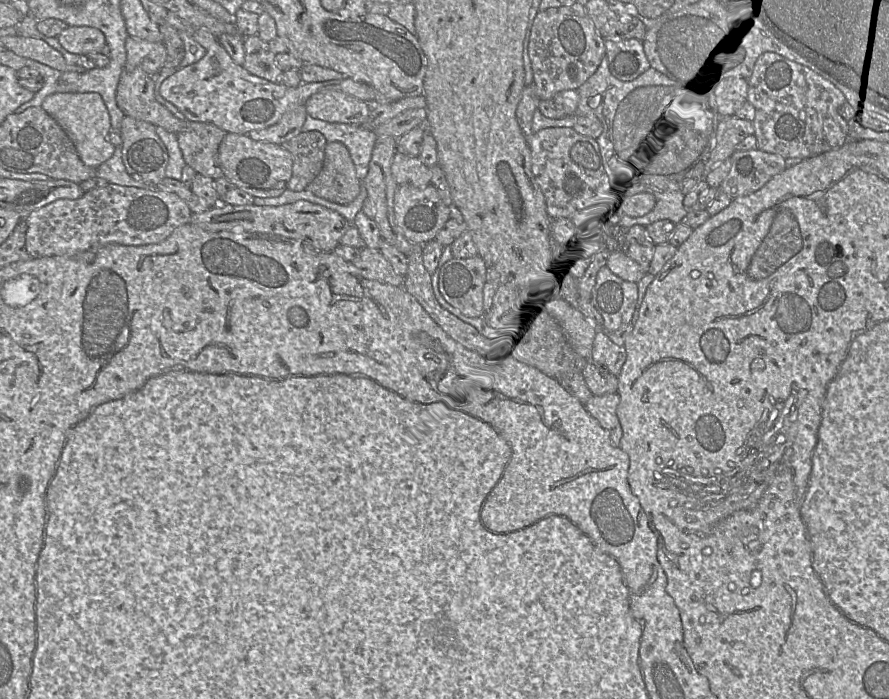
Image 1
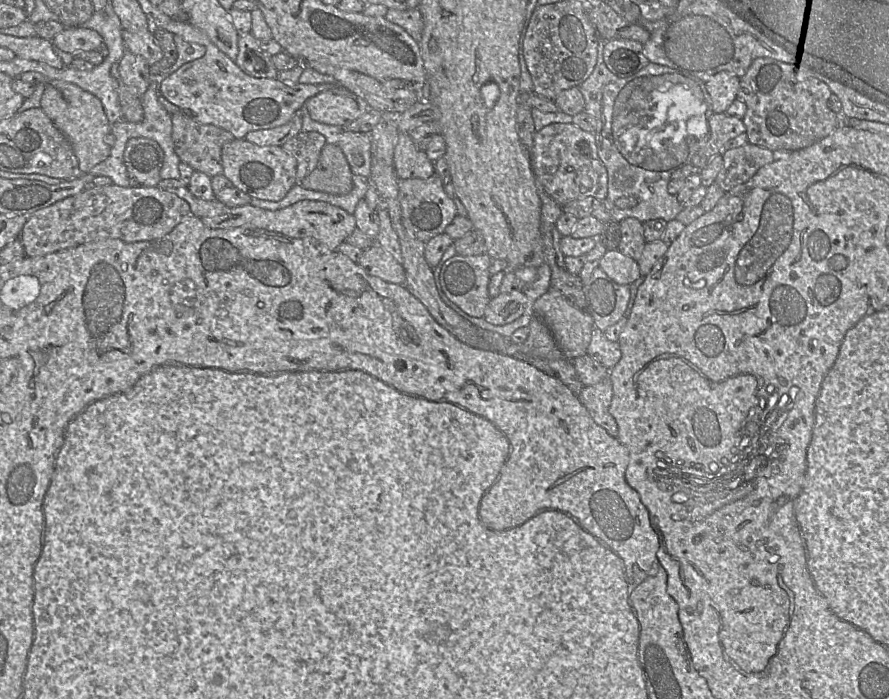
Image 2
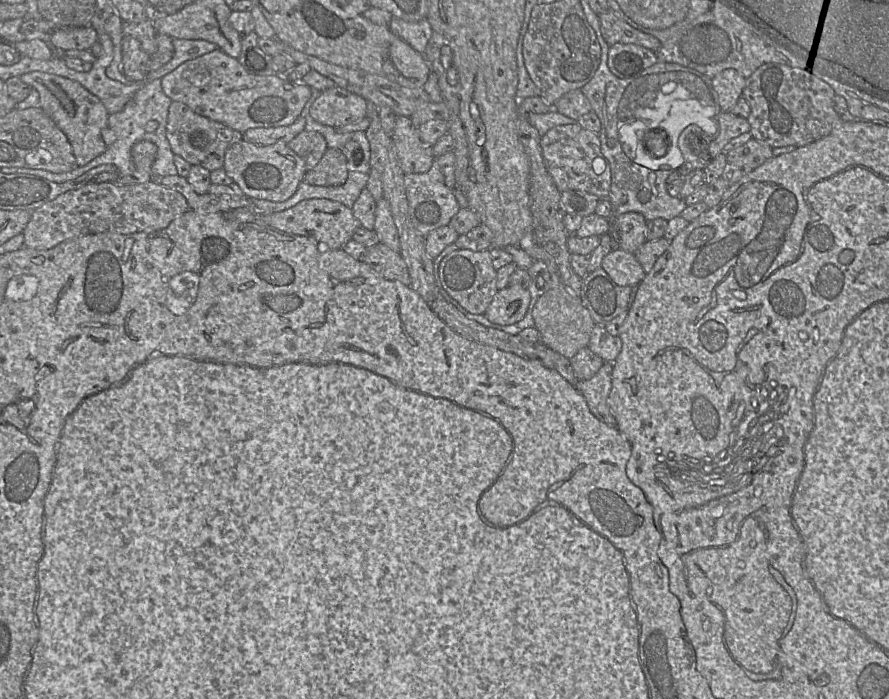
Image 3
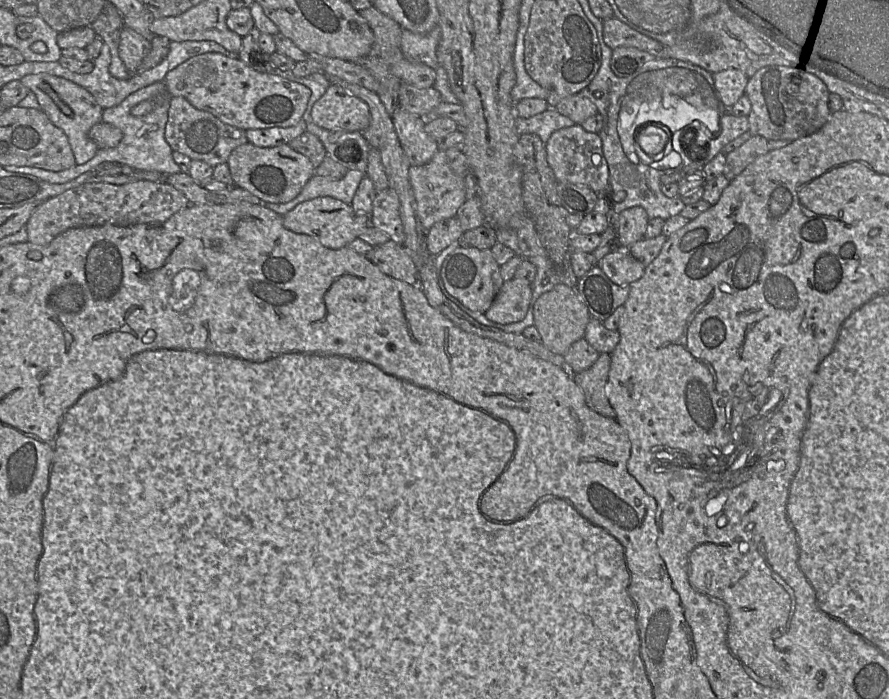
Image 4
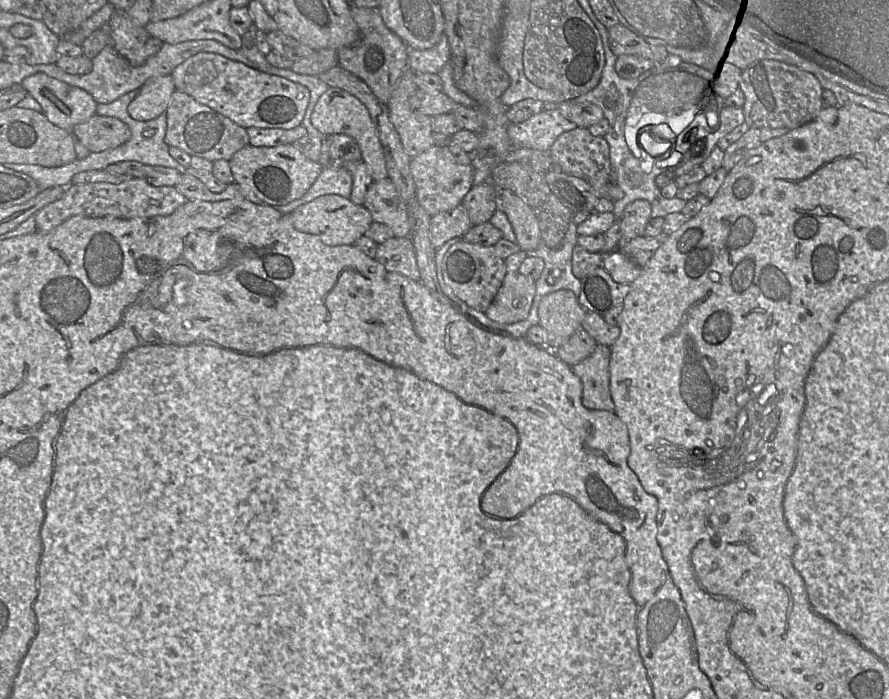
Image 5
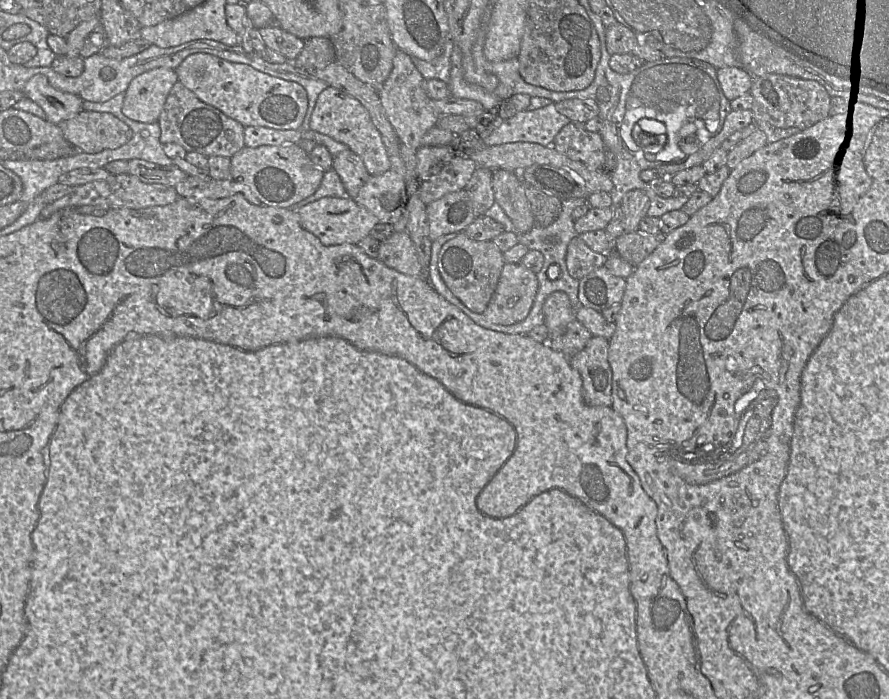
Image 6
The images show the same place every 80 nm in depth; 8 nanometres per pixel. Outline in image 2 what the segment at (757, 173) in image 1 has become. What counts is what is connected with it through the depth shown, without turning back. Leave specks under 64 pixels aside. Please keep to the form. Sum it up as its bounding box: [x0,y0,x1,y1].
[717,143,774,192]

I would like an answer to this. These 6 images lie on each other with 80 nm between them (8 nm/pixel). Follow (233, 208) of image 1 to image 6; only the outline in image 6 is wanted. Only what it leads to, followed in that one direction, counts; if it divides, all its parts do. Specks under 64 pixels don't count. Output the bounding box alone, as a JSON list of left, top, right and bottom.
[298,196,379,246]

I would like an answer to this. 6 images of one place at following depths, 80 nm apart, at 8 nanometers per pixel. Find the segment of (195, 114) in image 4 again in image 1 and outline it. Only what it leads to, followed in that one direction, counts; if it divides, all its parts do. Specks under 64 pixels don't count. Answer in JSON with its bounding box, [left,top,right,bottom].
[177,120,226,180]

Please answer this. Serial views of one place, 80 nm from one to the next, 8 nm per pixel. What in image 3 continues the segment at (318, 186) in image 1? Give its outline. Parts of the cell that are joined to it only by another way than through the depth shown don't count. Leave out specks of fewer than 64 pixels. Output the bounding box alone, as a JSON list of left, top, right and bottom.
[303,148,348,186]

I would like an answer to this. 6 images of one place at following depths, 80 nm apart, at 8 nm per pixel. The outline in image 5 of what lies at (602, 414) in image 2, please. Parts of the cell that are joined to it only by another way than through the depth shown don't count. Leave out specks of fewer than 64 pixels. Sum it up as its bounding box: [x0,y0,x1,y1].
[571,344,615,410]

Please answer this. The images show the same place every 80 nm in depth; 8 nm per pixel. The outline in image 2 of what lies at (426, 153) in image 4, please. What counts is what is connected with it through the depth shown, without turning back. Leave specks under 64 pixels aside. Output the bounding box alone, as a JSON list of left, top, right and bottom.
[394,133,435,180]

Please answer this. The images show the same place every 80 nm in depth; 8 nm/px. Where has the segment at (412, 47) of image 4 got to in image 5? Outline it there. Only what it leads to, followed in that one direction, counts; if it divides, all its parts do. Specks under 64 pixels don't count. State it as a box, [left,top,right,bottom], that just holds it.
[407,34,450,74]

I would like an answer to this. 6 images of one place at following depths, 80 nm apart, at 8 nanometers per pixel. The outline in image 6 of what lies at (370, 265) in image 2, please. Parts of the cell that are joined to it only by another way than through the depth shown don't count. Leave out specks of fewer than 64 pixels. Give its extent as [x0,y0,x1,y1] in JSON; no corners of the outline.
[377,231,422,277]

